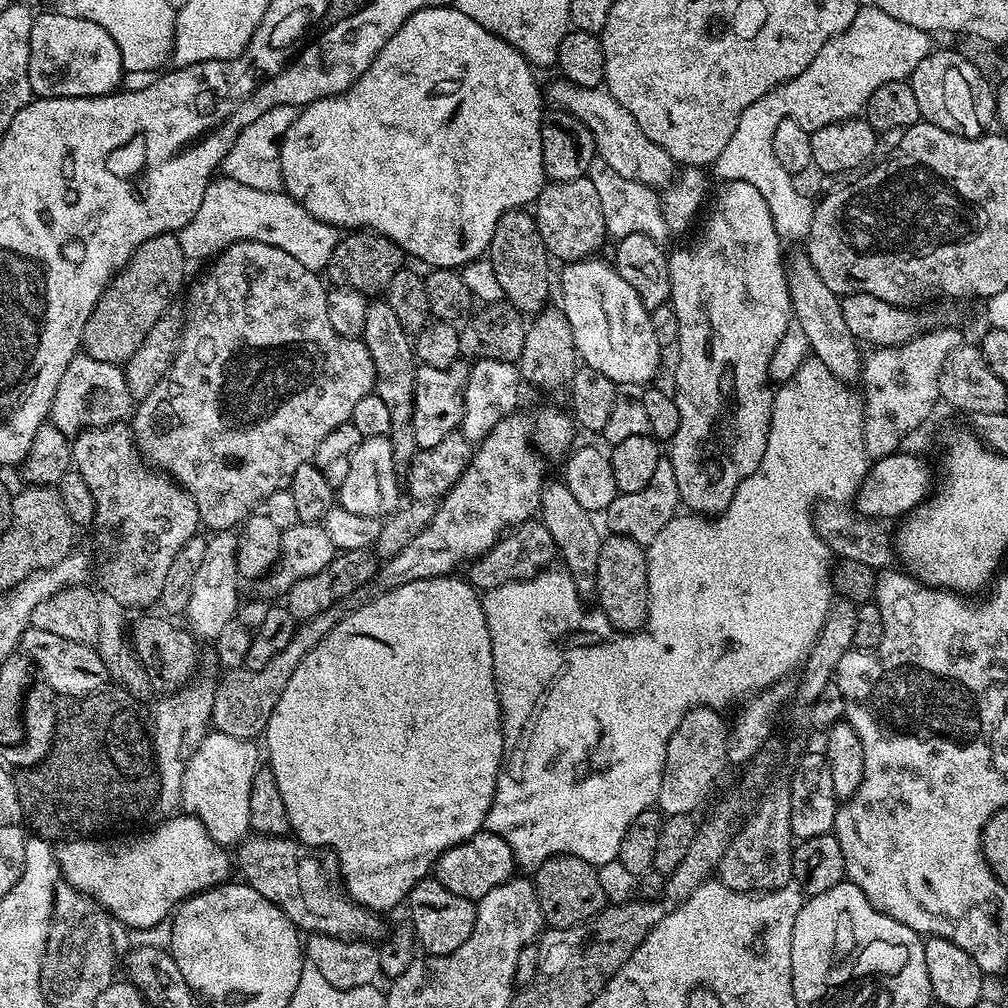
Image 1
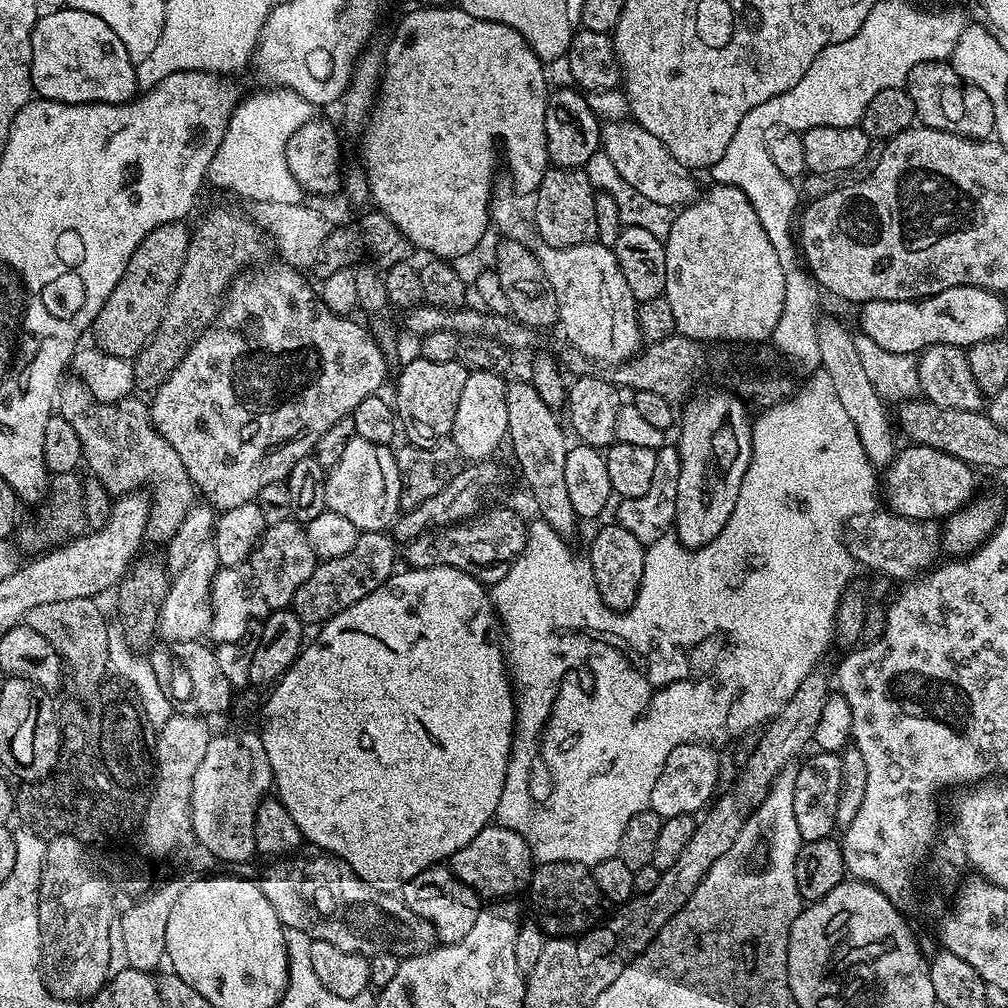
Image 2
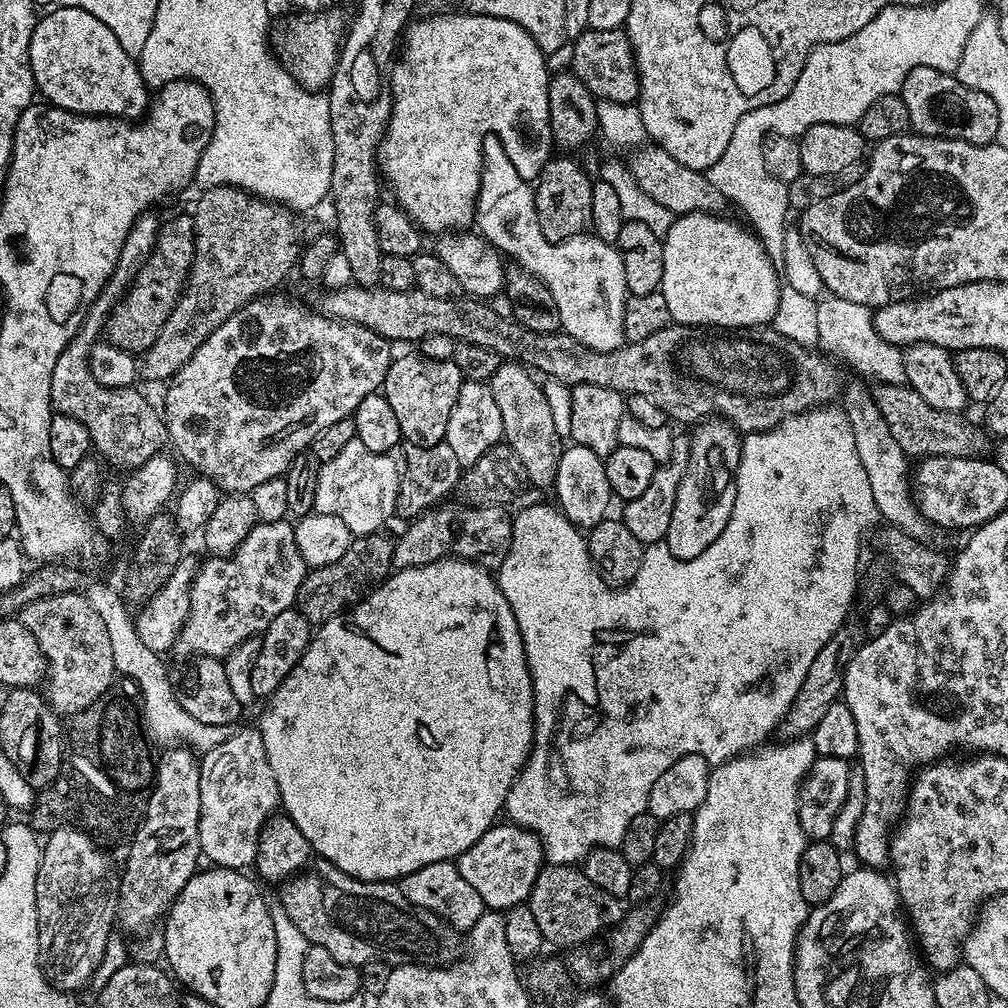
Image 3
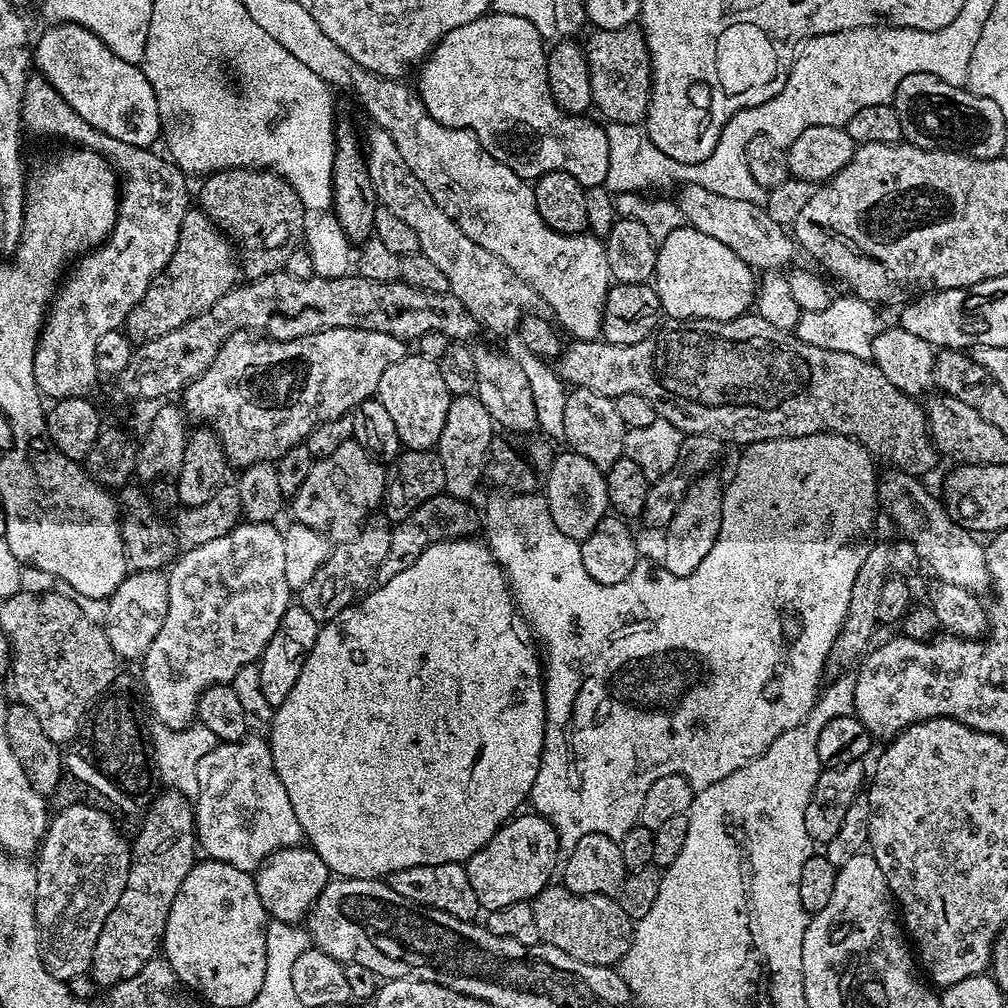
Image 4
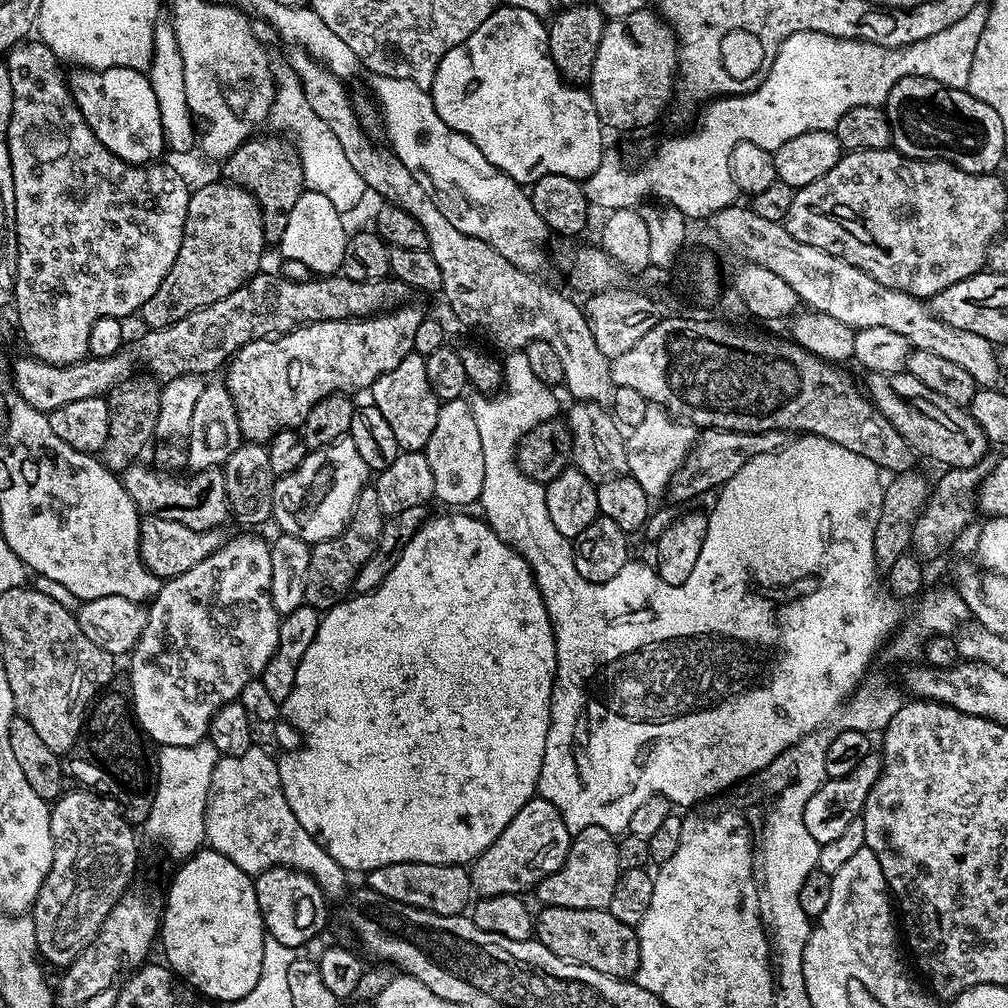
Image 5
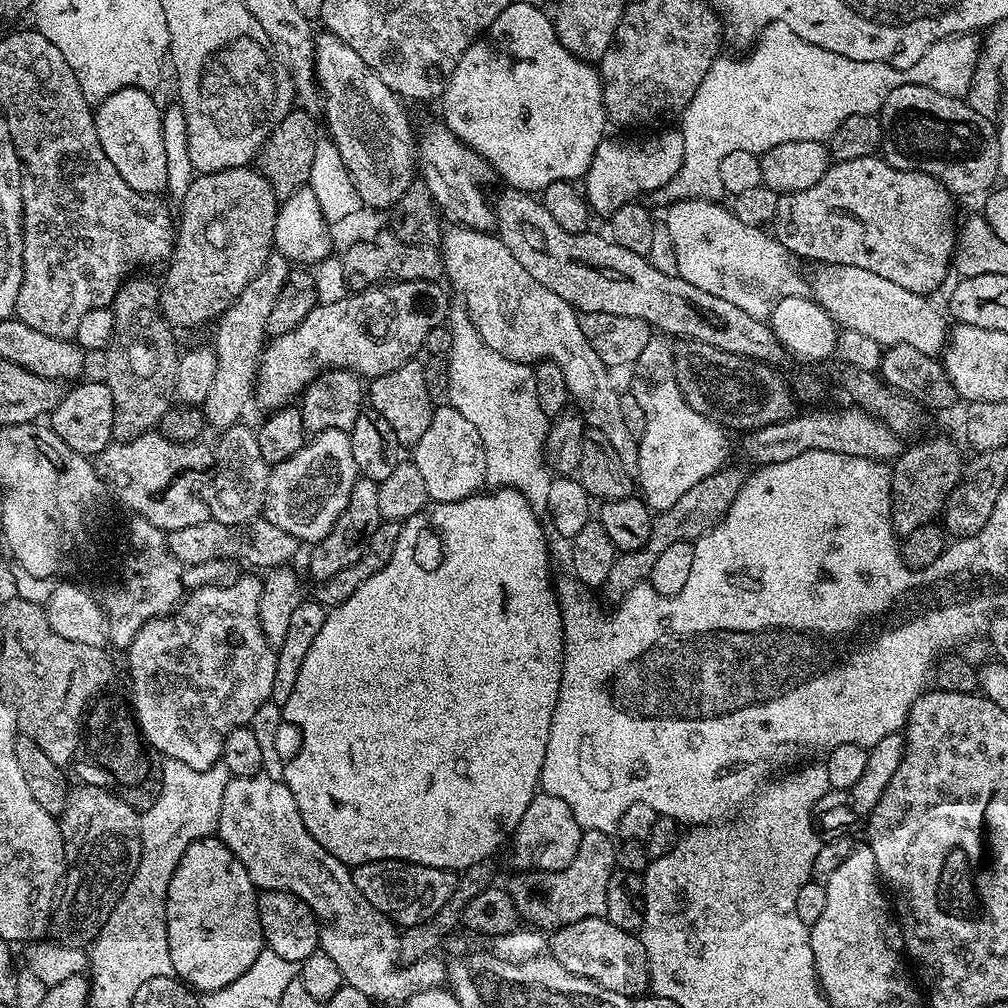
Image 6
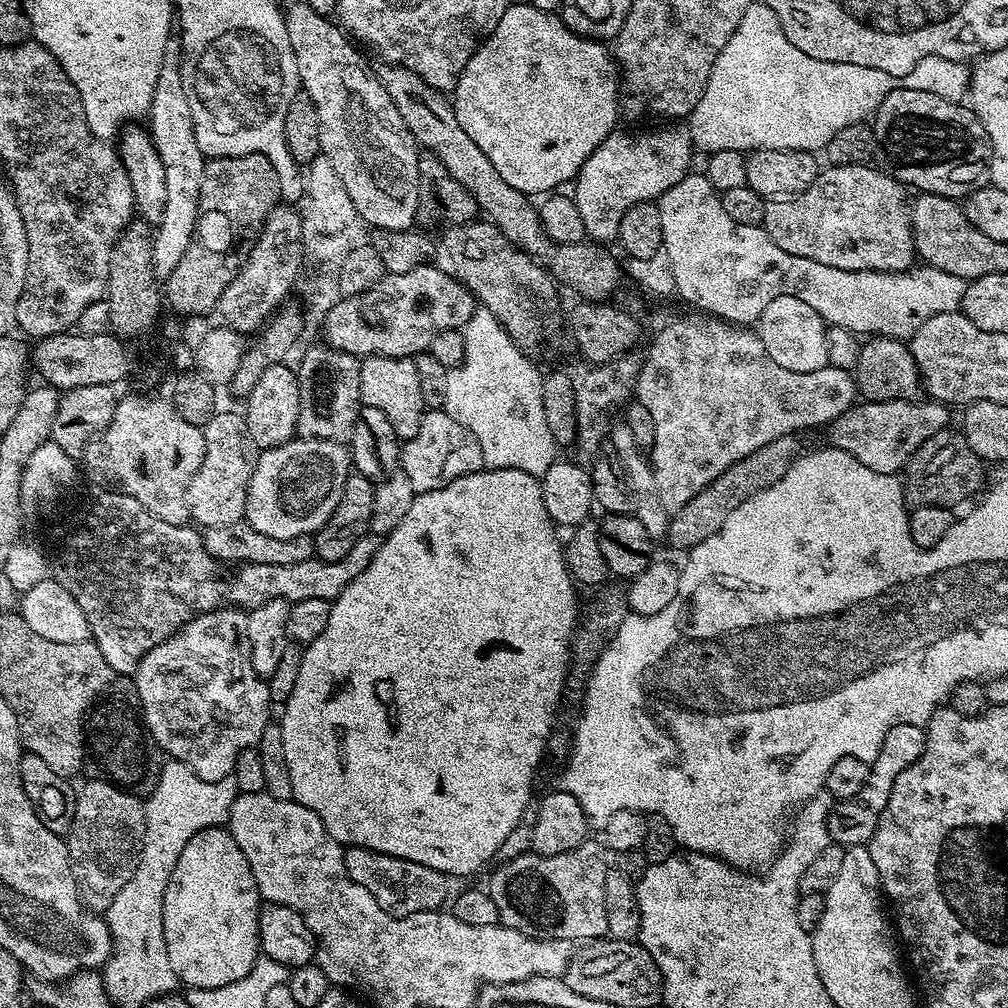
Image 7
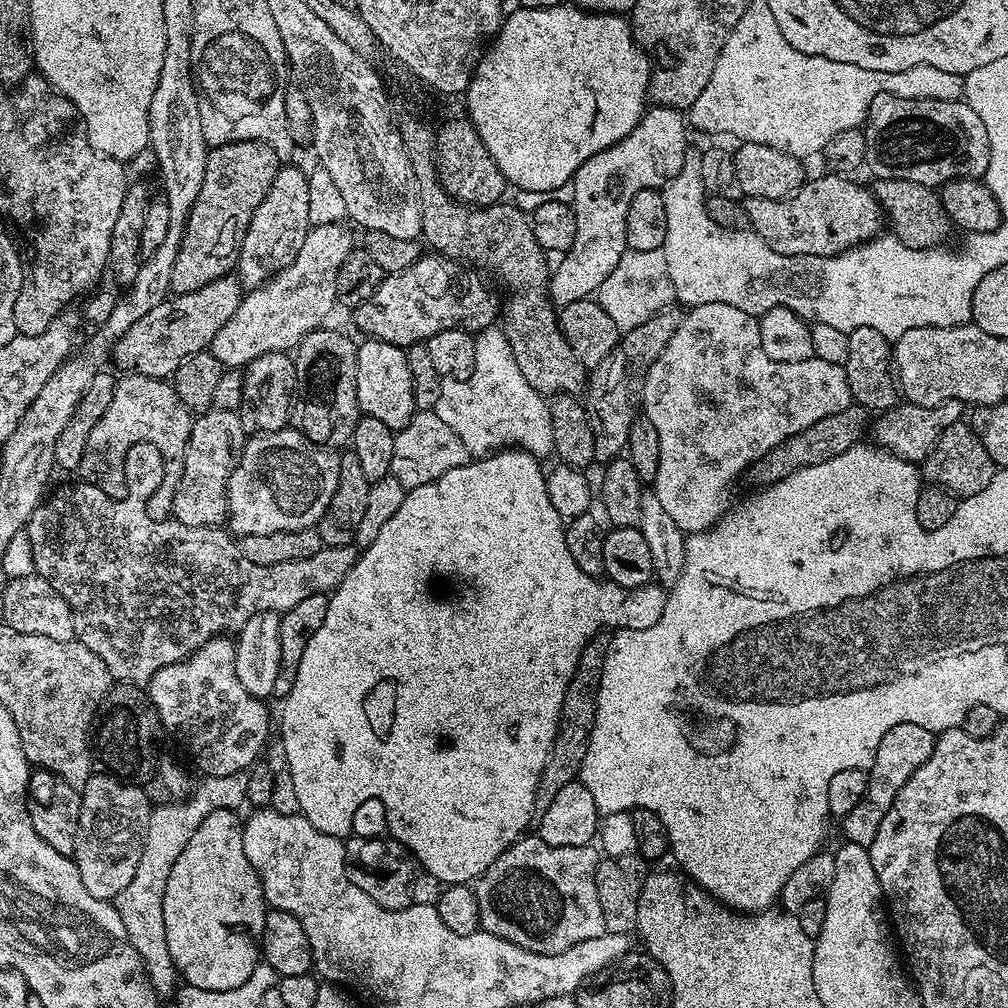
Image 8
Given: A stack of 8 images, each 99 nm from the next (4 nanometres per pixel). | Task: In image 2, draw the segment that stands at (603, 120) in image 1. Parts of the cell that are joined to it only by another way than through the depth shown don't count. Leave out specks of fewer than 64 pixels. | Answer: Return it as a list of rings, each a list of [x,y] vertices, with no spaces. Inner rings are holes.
[[[612,118],[602,128],[602,150],[607,156],[611,156],[614,162],[614,170],[634,190],[638,190],[646,198],[654,202],[662,202],[662,206],[675,209],[677,206],[687,206],[697,199],[696,180],[693,173],[650,130],[646,130],[640,124],[628,118]]]

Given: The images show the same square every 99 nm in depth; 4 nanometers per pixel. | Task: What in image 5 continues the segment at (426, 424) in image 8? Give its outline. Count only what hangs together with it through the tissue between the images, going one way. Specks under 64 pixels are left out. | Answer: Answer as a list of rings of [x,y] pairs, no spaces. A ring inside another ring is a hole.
[[[467,399],[445,400],[441,403],[438,423],[434,434],[424,448],[426,462],[430,462],[430,474],[434,474],[435,499],[452,506],[473,504],[482,494],[482,442],[478,435],[478,425],[474,422],[472,405]]]

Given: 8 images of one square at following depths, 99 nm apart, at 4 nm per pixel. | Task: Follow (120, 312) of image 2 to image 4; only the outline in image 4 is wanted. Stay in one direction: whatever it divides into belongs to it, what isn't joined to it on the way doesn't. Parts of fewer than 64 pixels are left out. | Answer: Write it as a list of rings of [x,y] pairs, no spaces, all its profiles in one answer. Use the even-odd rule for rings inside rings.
[[[189,207],[186,218],[182,218],[182,230],[178,234],[178,246],[170,258],[170,262],[156,275],[150,290],[142,294],[142,302],[130,310],[126,321],[126,331],[136,344],[145,344],[147,340],[162,338],[162,334],[170,334],[170,330],[178,330],[186,321],[200,312],[204,312],[218,298],[225,296],[231,288],[235,288],[242,276],[242,264],[238,259],[237,249],[233,241],[212,221],[199,207]]]

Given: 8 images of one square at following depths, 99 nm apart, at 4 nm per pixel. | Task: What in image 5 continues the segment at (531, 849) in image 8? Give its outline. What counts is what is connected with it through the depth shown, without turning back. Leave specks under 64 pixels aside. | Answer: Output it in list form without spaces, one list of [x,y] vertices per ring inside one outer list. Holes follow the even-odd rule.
[[[586,826],[586,830],[573,835],[572,845],[566,854],[566,862],[554,874],[542,878],[542,882],[534,889],[534,895],[546,908],[554,906],[564,906],[574,910],[607,908],[621,871],[617,837],[602,830],[602,826]]]

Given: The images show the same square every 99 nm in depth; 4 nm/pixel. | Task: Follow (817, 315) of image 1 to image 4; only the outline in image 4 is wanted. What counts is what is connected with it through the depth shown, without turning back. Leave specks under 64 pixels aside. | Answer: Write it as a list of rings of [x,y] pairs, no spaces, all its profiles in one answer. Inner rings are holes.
[[[888,470],[878,480],[878,504],[890,519],[896,523],[896,528],[903,539],[910,541],[921,565],[927,567],[937,577],[941,584],[962,586],[968,592],[987,593],[990,588],[988,579],[988,556],[983,543],[979,544],[977,537],[962,527],[954,518],[950,518],[947,508],[939,499],[936,500],[924,489],[923,479],[911,476],[905,472]]]

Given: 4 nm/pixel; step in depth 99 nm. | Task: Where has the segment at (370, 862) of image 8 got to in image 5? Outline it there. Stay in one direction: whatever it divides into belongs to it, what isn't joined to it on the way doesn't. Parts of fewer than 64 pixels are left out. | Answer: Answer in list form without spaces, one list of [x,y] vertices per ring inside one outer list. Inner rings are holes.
[[[394,862],[390,866],[378,866],[378,870],[367,873],[366,880],[369,892],[376,892],[382,898],[390,898],[394,902],[402,902],[405,906],[414,906],[443,916],[461,915],[474,896],[472,877],[469,869],[462,864]]]

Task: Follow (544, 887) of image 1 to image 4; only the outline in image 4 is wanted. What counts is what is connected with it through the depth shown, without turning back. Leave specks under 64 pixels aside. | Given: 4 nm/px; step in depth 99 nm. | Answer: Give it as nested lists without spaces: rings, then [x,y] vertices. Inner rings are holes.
[[[553,882],[531,901],[538,934],[543,943],[558,946],[570,958],[593,964],[599,968],[619,965],[621,958],[632,945],[634,922],[622,910],[619,899],[610,896],[579,896],[563,883]]]

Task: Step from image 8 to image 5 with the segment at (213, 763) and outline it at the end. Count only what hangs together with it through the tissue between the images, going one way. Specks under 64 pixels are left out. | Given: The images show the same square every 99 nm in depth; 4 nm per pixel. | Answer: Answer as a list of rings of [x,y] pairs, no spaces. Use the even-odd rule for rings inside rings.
[[[236,536],[225,539],[224,545],[210,558],[202,558],[198,566],[186,570],[186,574],[178,574],[165,579],[160,586],[159,594],[147,605],[148,617],[146,626],[138,638],[138,642],[132,647],[130,661],[132,660],[132,692],[130,691],[130,703],[133,712],[136,713],[136,721],[140,723],[140,729],[149,741],[156,746],[194,746],[202,742],[208,735],[208,727],[214,718],[214,714],[222,706],[239,701],[242,690],[248,683],[263,677],[266,666],[278,646],[278,630],[282,617],[274,610],[274,602],[270,598],[270,554],[272,553],[269,541],[260,536]]]

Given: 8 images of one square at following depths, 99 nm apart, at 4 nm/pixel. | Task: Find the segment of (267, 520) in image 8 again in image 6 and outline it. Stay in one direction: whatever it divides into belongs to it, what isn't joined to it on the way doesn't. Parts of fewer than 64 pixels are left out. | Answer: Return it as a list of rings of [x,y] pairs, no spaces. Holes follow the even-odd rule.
[[[342,430],[315,433],[294,458],[271,465],[266,486],[263,519],[274,522],[286,534],[294,534],[301,542],[326,538],[338,522],[338,514],[346,510],[350,490],[358,479],[351,435]]]

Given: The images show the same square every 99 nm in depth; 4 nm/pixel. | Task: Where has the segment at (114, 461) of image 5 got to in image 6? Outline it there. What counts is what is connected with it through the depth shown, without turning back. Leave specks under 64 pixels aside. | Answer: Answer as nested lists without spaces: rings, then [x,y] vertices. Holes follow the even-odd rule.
[[[136,274],[125,280],[110,305],[114,314],[114,334],[106,349],[108,361],[104,364],[102,379],[114,398],[112,434],[117,441],[133,440],[144,432],[153,431],[169,410],[168,396],[170,400],[176,395],[176,375],[180,361],[178,351],[176,352],[177,333],[160,309],[160,284],[157,281],[147,280],[144,276],[147,275]]]

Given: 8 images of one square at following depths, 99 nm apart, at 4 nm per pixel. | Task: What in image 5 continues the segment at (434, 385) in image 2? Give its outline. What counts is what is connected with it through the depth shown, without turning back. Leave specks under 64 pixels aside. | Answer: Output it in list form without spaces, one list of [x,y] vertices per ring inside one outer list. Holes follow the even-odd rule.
[[[413,354],[402,358],[394,370],[386,370],[386,374],[373,382],[370,395],[372,405],[382,410],[382,418],[386,418],[390,430],[394,430],[400,451],[423,452],[430,442],[430,434],[434,434],[434,425],[438,423],[442,403],[430,386],[430,378],[426,376],[424,357]]]

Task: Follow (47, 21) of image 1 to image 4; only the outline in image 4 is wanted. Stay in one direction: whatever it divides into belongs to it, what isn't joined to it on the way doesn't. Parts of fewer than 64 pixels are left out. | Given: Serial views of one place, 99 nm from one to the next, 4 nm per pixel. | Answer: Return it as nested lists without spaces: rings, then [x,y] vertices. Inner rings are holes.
[[[53,24],[45,29],[40,41],[34,44],[34,64],[40,67],[37,68],[39,75],[45,76],[50,86],[54,86],[54,90],[58,90],[58,94],[62,94],[68,105],[86,122],[90,122],[94,130],[110,134],[110,138],[118,138],[118,142],[126,142],[130,146],[152,148],[155,140],[161,139],[162,121],[158,114],[156,95],[150,82],[146,82],[143,67],[118,58],[118,54],[114,54],[106,42],[77,24]]]

